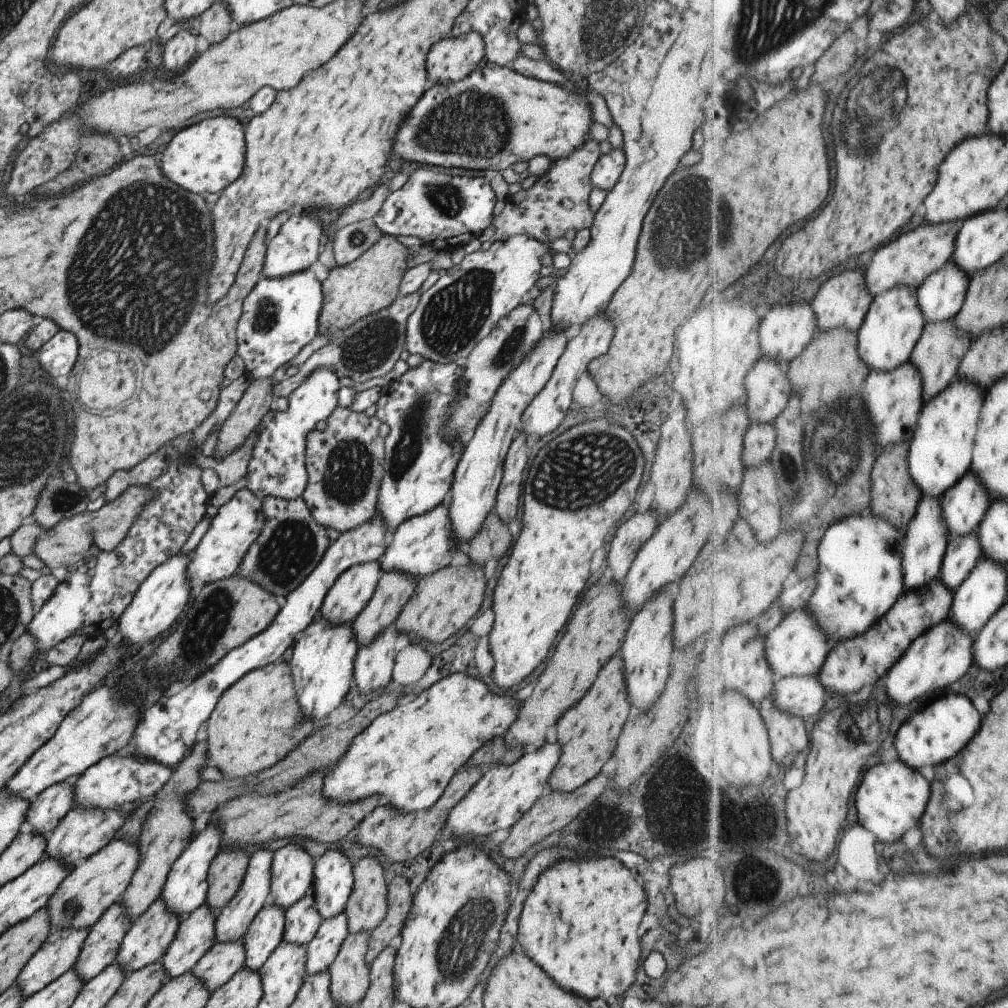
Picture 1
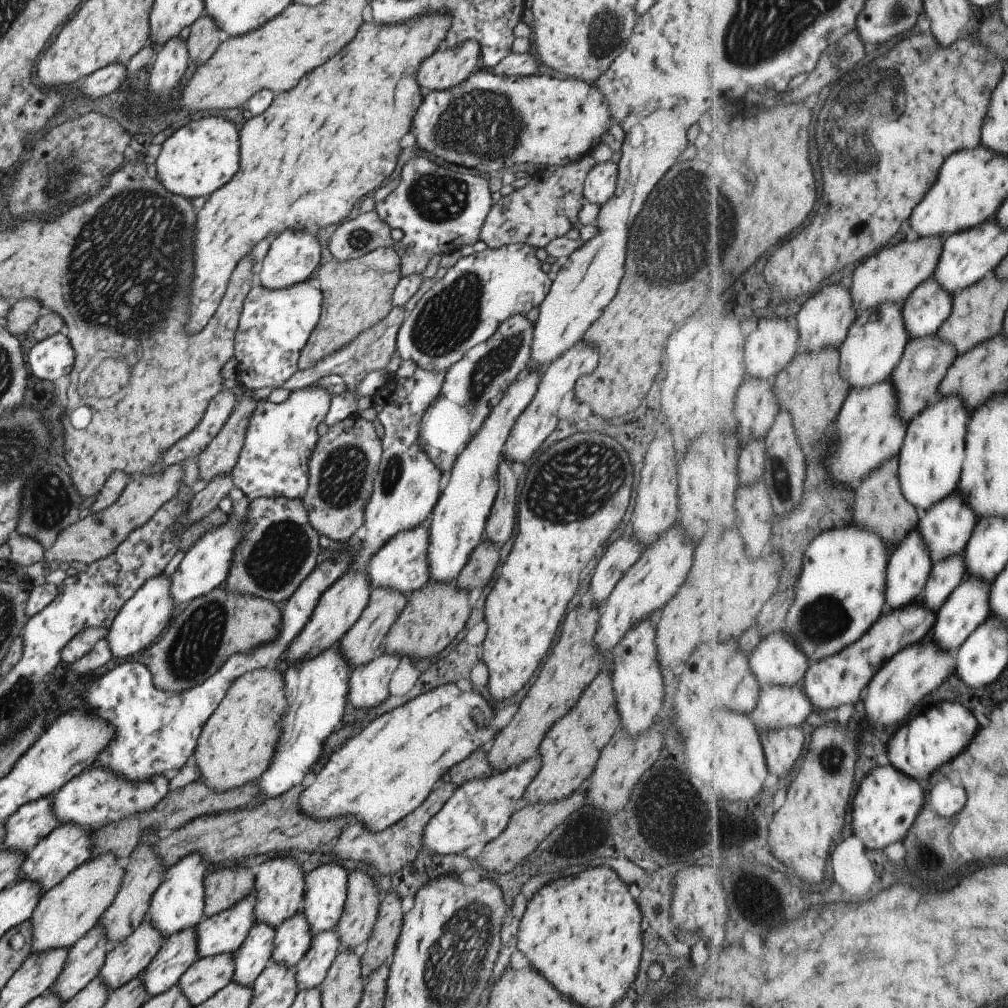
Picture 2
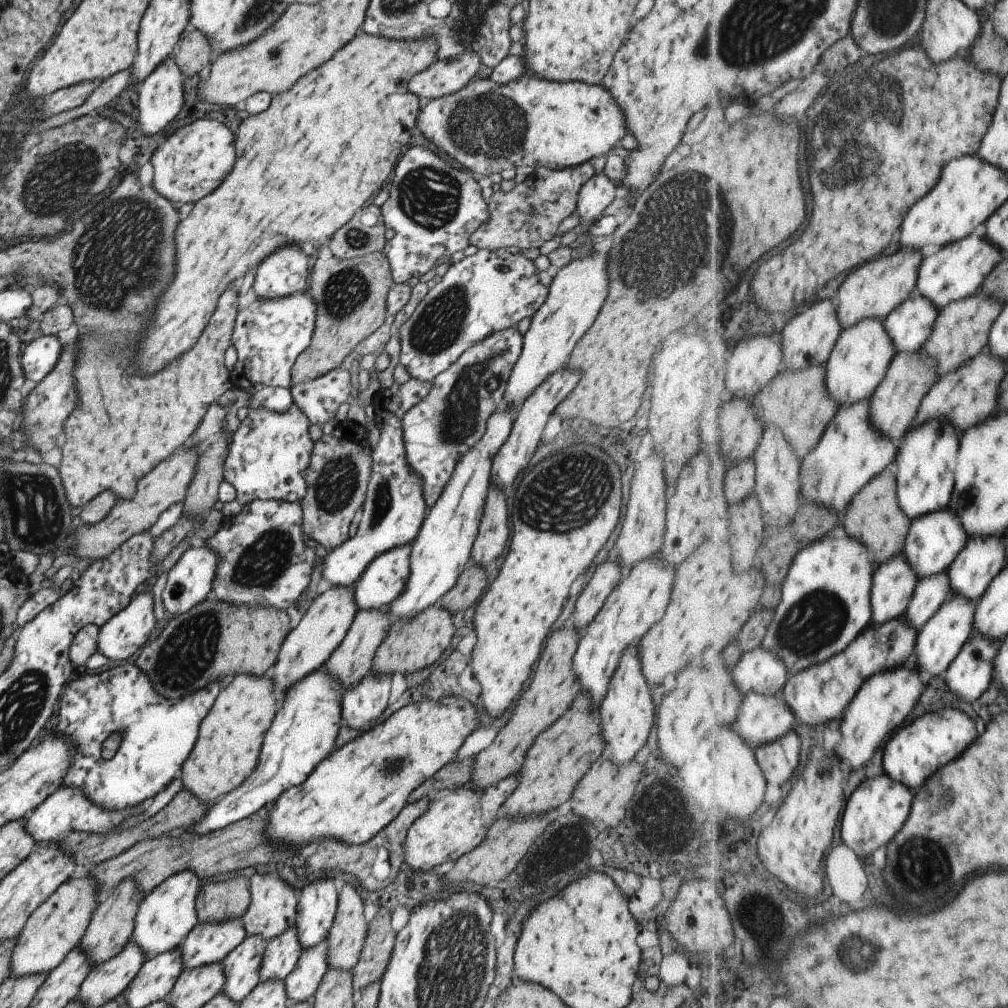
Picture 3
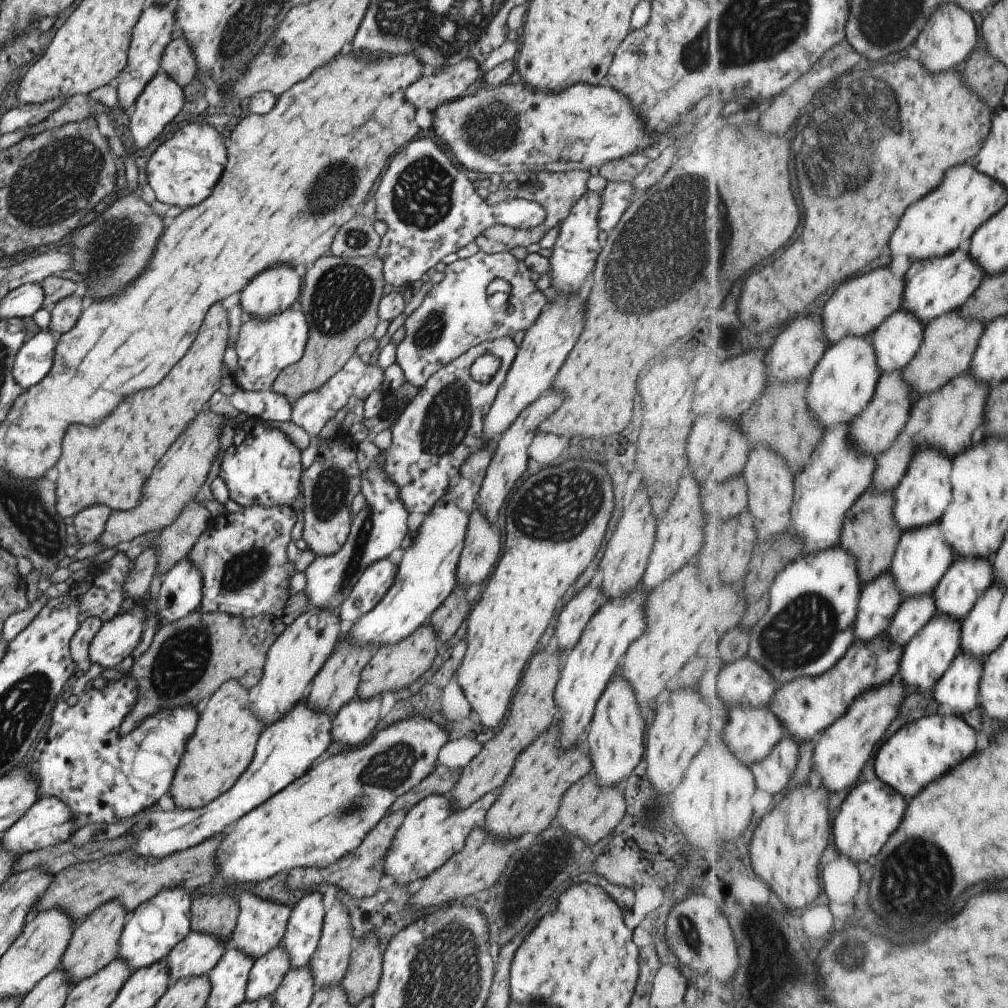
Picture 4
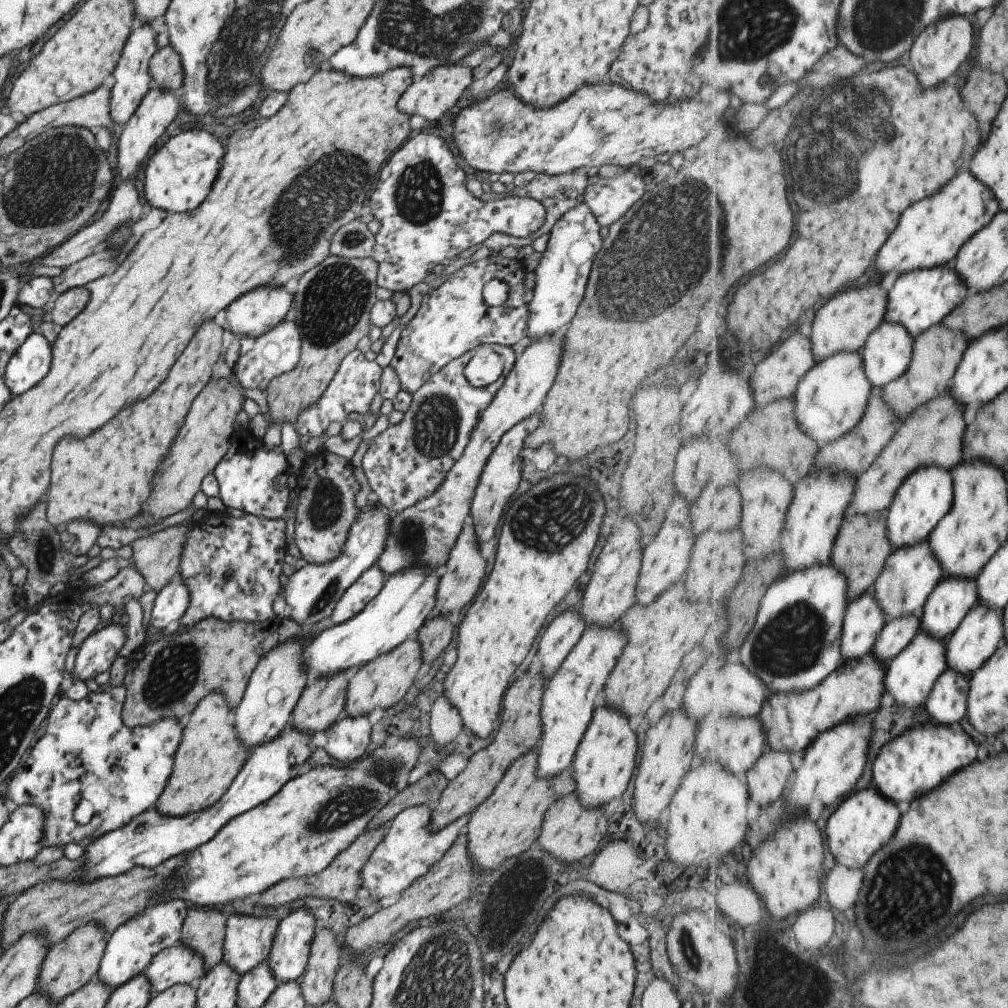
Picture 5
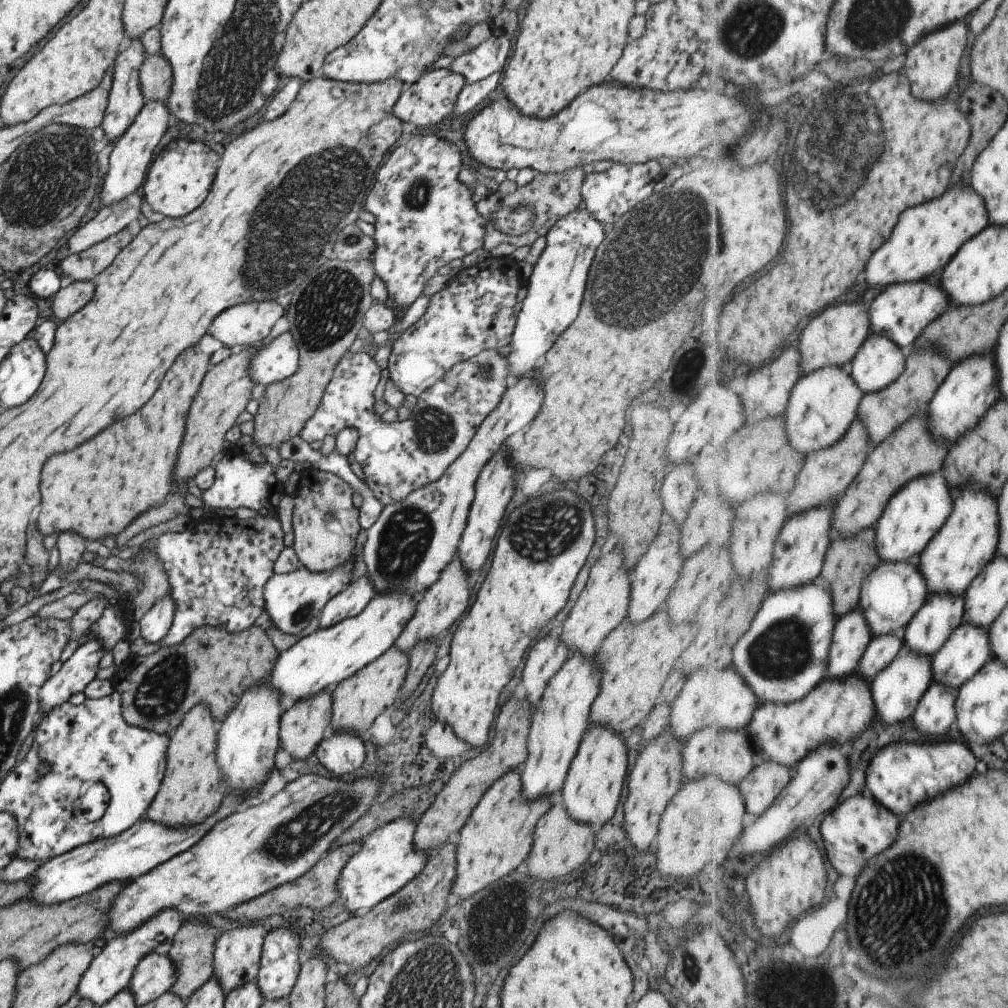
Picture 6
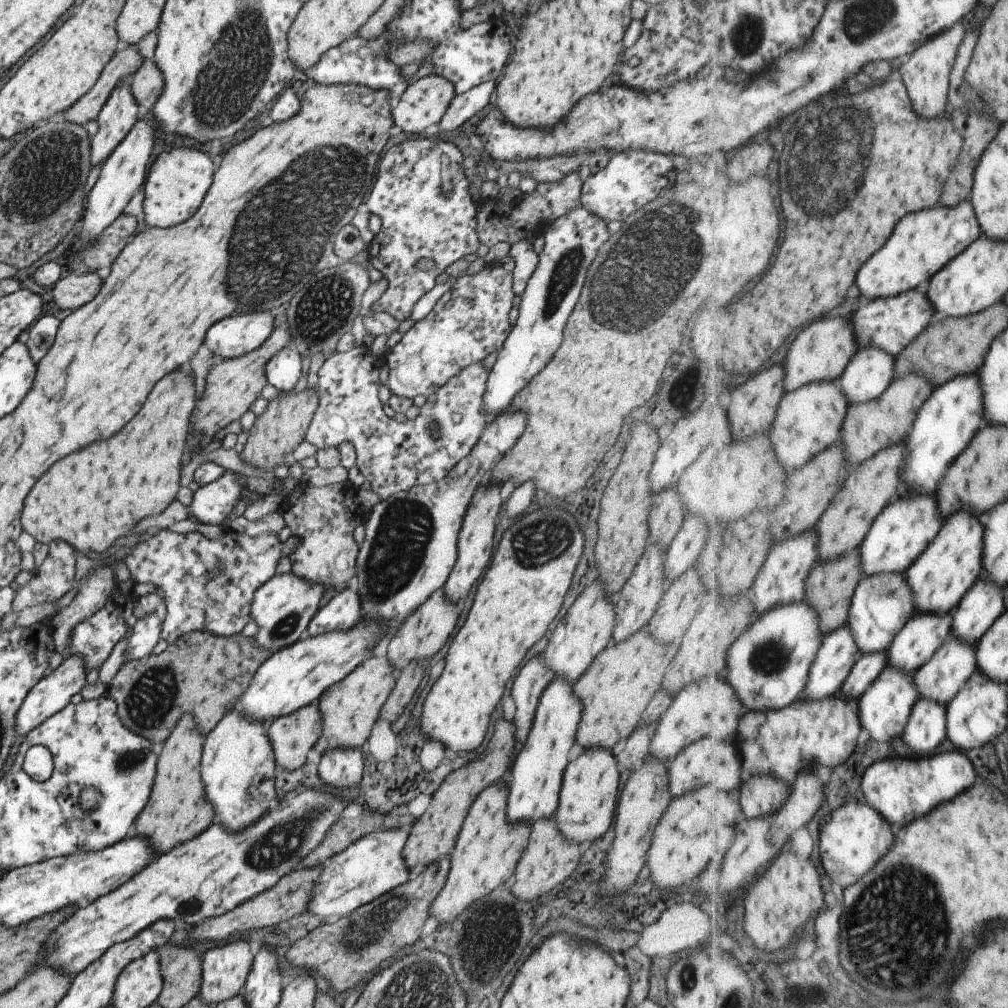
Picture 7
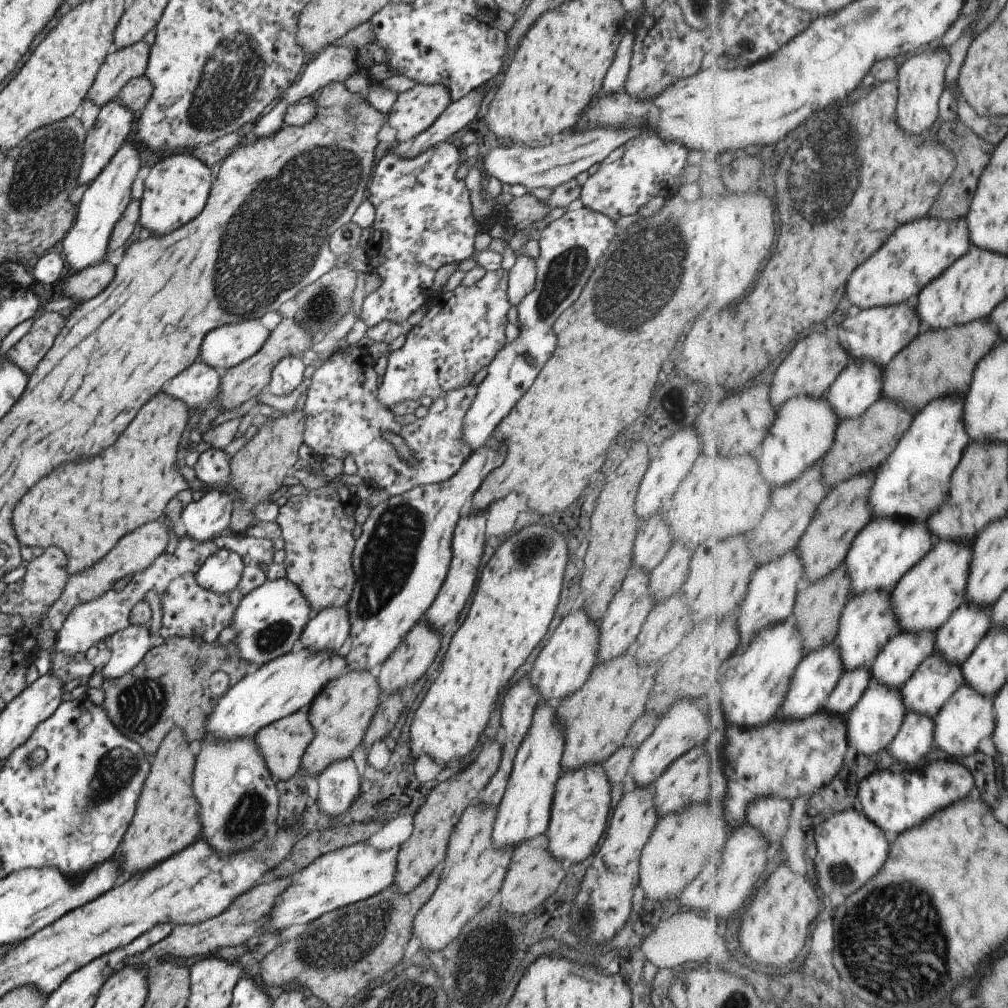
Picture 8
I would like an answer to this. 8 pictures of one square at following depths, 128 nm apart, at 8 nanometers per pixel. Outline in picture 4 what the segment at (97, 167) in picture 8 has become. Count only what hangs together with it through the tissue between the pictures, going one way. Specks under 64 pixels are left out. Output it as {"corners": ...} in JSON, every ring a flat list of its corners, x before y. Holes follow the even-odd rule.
{"corners":[[151,3,141,11,137,22,132,28,130,43,126,52,127,60,121,72,116,76,117,105,122,110,127,110,133,106,136,98,141,94,143,87,158,71,160,58,163,54,162,50,171,40,171,26,173,26,174,22,174,14,169,12,165,5]]}

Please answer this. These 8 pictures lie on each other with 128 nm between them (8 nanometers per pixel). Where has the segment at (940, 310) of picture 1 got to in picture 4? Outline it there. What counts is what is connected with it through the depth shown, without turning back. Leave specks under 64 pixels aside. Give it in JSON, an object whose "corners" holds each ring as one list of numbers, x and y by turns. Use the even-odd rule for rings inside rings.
{"corners":[[907,309,894,312,871,334,882,374,908,366,924,343,924,322]]}

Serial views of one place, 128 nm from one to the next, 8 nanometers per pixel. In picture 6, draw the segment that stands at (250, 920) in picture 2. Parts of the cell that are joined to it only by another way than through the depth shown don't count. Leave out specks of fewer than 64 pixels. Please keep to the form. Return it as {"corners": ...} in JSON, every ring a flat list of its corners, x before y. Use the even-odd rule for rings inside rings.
{"corners":[[149,953,145,955,135,965,133,974,130,976,127,989,134,994,136,1006,148,1003,161,996,165,991,169,991,176,980,176,968,172,960,167,955]]}

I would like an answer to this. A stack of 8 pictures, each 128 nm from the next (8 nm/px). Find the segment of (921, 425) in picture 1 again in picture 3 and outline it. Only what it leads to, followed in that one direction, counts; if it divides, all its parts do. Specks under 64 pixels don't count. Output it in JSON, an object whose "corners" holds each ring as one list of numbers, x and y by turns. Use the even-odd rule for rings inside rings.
{"corners":[[931,420,929,424,912,428,901,440,893,468,898,480,898,500,905,516,915,521,949,508,956,489,959,448,959,434,955,426,943,420]]}

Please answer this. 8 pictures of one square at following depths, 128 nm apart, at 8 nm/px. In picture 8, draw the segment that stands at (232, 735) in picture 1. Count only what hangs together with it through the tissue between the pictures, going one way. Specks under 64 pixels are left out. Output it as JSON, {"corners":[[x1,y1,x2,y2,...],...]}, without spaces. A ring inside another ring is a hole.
{"corners":[[177,727,171,728,151,755,150,769,141,787,134,815,117,850,122,862,122,879,125,872,147,871,195,842,197,836,200,838,198,802,192,793,194,758,182,730]]}

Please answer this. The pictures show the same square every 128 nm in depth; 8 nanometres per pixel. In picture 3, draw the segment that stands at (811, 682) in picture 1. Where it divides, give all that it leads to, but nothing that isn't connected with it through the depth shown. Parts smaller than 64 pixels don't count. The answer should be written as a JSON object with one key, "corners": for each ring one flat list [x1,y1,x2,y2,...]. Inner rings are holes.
{"corners":[[751,692,744,698,733,727,751,748,756,749,781,740,793,731,796,721,796,714,785,702,782,692,773,696]]}

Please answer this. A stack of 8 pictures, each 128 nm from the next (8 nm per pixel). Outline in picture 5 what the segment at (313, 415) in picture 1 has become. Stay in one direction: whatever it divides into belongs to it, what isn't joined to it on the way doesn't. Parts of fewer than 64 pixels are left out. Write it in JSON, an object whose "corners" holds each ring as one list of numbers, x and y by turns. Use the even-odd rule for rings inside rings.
{"corners":[[247,428,235,429,234,434,223,458,212,470,218,484,217,497,227,508,237,508,244,513,268,519,283,517,290,492,285,480,291,469,282,448,278,445,267,449,262,440,257,440]]}

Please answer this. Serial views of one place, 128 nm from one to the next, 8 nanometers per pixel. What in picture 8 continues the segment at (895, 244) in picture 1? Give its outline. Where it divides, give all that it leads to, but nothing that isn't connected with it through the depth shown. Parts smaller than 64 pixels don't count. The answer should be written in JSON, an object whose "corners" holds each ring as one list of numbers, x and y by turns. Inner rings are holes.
{"corners":[[831,328,829,334,815,332,815,334,807,336,807,340,801,340,801,344,797,344,797,348,793,348,791,354,777,368,777,374,773,378,770,394,772,403,777,410,784,402,793,397,801,395,812,397,826,396,832,384,836,382,839,375,848,367,852,358,849,351,838,339,832,340,829,338,829,335,833,332,835,332,834,328]]}

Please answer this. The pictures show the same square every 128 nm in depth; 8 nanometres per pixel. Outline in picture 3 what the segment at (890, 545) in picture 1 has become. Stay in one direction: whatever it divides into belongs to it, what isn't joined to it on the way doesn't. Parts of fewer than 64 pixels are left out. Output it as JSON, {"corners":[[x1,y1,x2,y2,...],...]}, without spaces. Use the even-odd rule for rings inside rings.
{"corners":[[825,536,801,551,789,568,783,584,782,600,767,628,761,647,775,652,789,668,791,676,823,664,840,655,871,625,873,619,872,589,877,566,865,544,851,536]]}

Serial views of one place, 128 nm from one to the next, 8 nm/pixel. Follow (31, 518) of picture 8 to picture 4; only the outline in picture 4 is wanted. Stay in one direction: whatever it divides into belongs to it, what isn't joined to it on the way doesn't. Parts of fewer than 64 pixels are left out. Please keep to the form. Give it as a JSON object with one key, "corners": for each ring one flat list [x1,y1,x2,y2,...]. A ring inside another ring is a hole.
{"corners":[[217,302,215,318,209,318,209,324,203,324,199,330,199,342,195,340,195,346,187,350,183,360,179,360,179,364,171,368,159,384,149,388,149,392,129,396,125,404,117,404,117,408,113,408,113,412,95,426,71,424,65,430,61,458,55,466,55,502,59,516,74,516,91,504,104,504,111,511,127,511,140,501,143,482,149,478,157,460,177,440,177,436,181,436,186,426,192,424,211,394,217,392,223,368,223,350,228,346,227,329,227,311],[125,416,131,416,131,420,125,420],[117,424,121,424,119,428,123,428,123,432,117,432]]}

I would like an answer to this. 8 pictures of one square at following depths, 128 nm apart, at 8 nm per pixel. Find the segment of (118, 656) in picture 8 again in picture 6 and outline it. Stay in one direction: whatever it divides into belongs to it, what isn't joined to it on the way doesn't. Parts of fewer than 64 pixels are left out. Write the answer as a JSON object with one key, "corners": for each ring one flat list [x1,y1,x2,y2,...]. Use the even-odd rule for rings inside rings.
{"corners":[[172,596,159,597,153,606,138,620,142,642,158,642,167,632,174,615]]}

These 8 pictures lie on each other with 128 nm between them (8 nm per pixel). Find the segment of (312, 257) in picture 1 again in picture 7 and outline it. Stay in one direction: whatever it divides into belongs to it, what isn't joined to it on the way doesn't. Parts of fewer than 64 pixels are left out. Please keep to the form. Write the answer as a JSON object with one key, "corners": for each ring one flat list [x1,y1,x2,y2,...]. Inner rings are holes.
{"corners":[[269,311,227,316,207,330,205,346,222,359,235,358,261,346,273,326,273,316]]}

